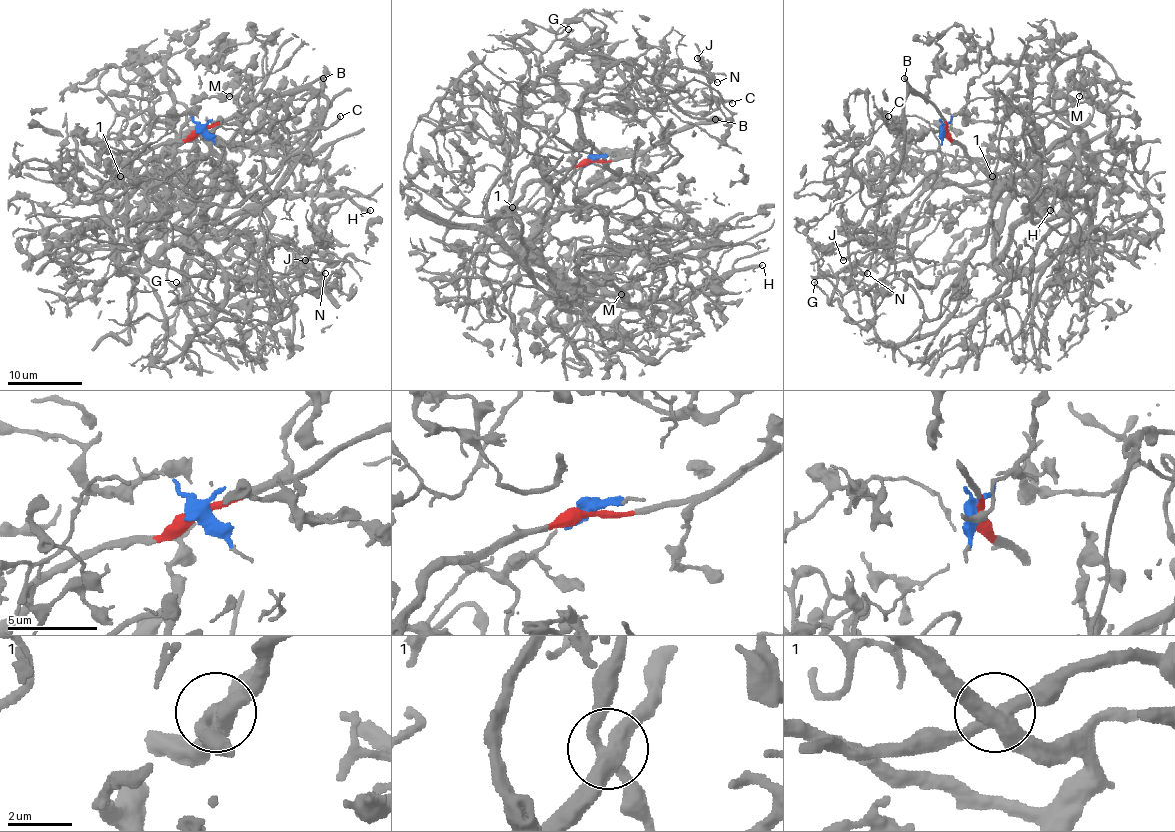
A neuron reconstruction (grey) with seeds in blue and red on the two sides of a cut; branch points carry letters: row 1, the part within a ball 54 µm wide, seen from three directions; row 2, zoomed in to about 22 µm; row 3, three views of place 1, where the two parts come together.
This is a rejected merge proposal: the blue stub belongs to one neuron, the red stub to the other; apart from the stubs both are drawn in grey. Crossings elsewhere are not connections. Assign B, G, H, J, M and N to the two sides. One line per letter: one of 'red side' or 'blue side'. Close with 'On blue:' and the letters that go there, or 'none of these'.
B: red side
G: blue side
H: red side
J: red side
M: blue side
N: red side
On blue: G, M

